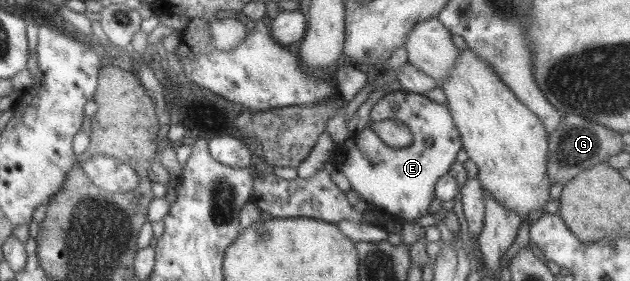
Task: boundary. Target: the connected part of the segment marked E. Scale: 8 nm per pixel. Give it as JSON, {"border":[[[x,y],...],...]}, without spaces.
{"border":[[[409,91],[378,93],[368,118],[370,122],[400,120],[411,131],[412,141],[403,148],[391,148],[377,138],[366,126],[356,133],[355,144],[341,144],[335,152],[334,167],[341,171],[350,184],[350,189],[363,198],[370,207],[388,212],[392,217],[413,221],[427,213],[434,195],[434,184],[447,173],[455,162],[455,154],[462,142],[455,128],[447,105],[438,104],[422,94]]]}

